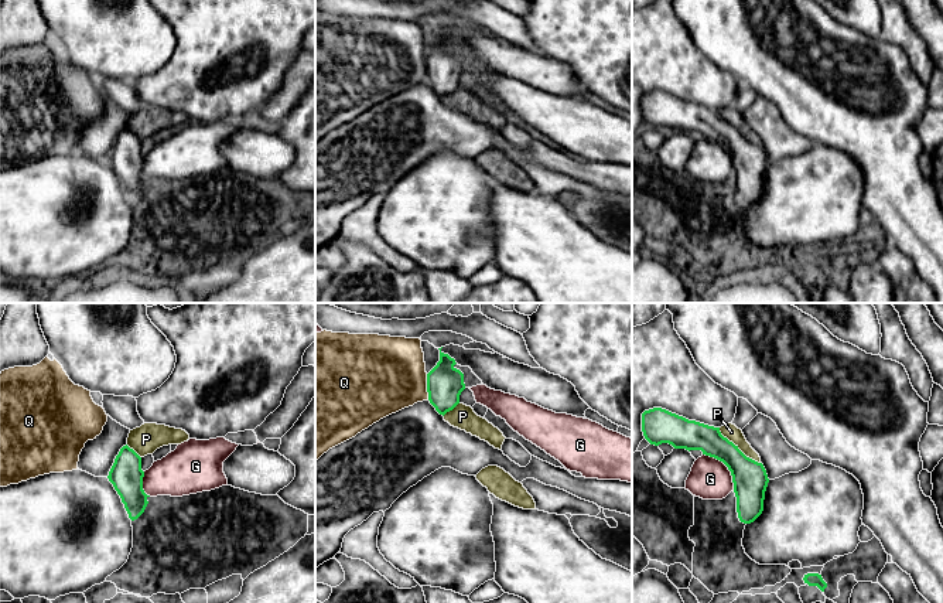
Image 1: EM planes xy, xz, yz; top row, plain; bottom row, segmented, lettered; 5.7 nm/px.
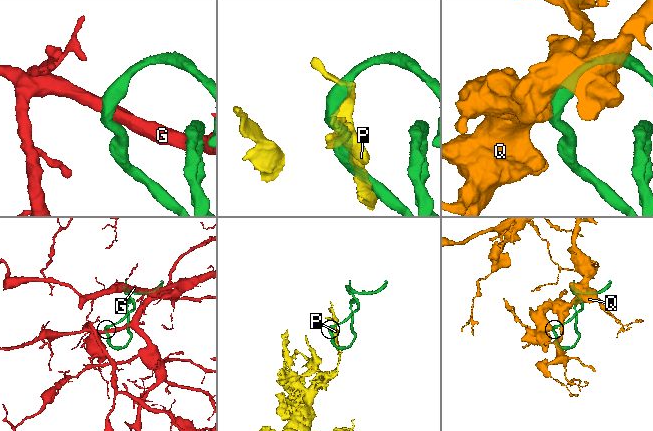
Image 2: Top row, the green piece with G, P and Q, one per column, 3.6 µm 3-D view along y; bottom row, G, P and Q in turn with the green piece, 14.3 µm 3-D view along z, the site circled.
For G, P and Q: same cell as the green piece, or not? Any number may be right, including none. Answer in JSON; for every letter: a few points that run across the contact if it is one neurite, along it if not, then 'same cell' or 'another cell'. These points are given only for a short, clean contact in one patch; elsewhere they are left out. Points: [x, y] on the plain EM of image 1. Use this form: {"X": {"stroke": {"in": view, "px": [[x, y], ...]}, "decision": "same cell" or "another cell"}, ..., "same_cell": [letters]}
{"G": {"decision": "another cell"}, "P": {"decision": "another cell"}, "Q": {"decision": "another cell"}, "same_cell": []}

